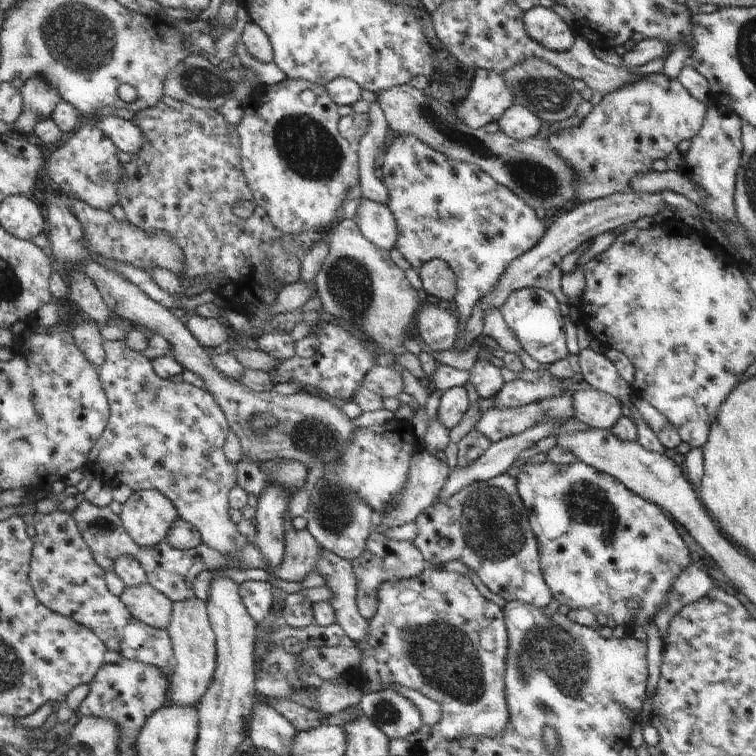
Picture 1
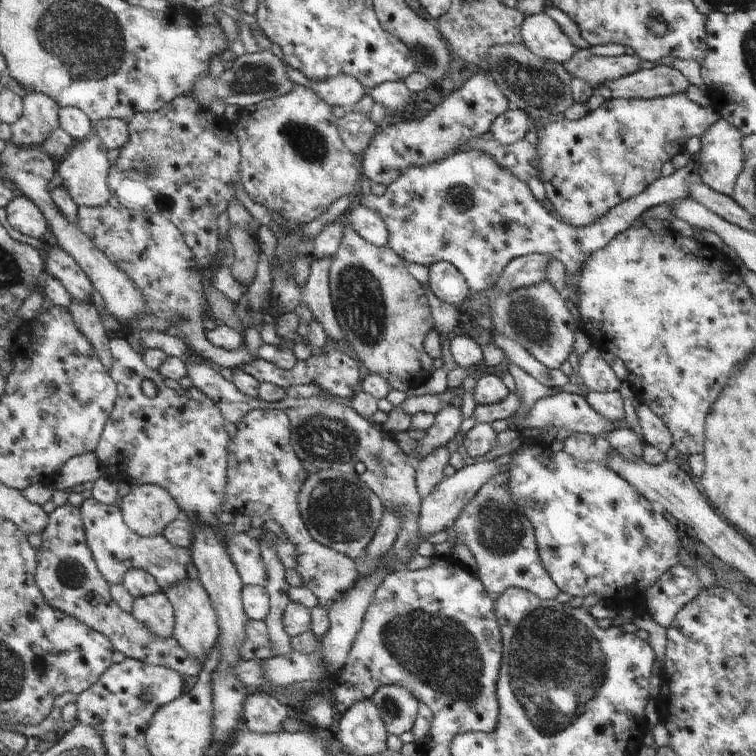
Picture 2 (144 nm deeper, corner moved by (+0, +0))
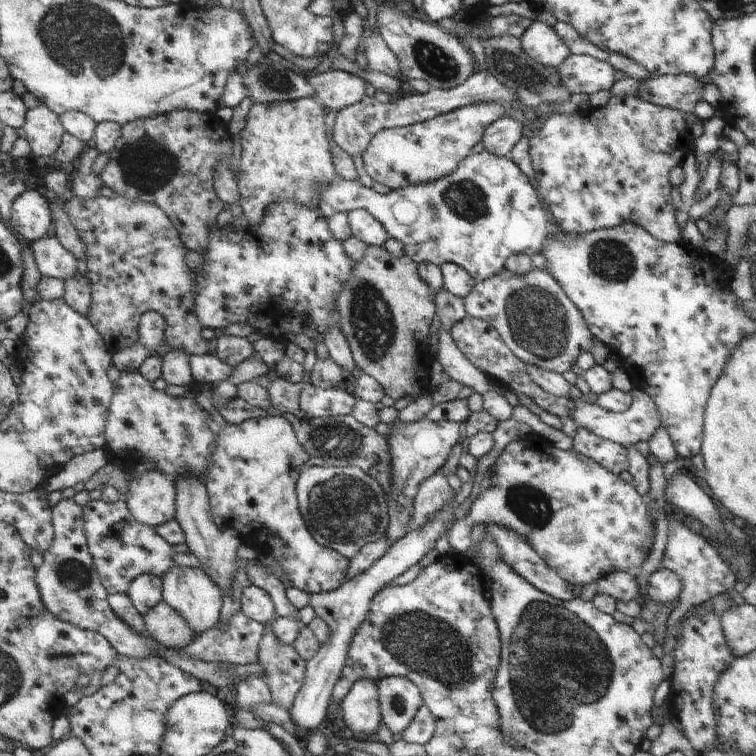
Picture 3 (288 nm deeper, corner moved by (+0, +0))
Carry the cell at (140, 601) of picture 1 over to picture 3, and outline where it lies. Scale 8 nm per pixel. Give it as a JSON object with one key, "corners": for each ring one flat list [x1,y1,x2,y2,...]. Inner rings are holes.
{"corners":[[165,600,145,614,145,626,149,636,169,650,183,650,197,638,189,622]]}

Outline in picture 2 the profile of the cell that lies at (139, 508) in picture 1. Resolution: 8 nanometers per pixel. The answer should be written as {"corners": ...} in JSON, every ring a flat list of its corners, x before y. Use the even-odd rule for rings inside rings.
{"corners":[[149,484,137,486,125,496,121,502,121,514,125,524,129,524,129,528,141,538,163,536,173,522,185,518,181,506,167,490]]}

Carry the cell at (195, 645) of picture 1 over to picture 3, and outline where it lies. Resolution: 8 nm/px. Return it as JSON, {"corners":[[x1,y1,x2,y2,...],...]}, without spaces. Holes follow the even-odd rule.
{"corners":[[175,566,167,576,163,576,165,582,165,602,169,602,191,626,191,630,197,636,207,634,209,630,215,630,219,626,219,612,223,606,223,590,209,578,209,574,203,568,187,568,187,566]]}

